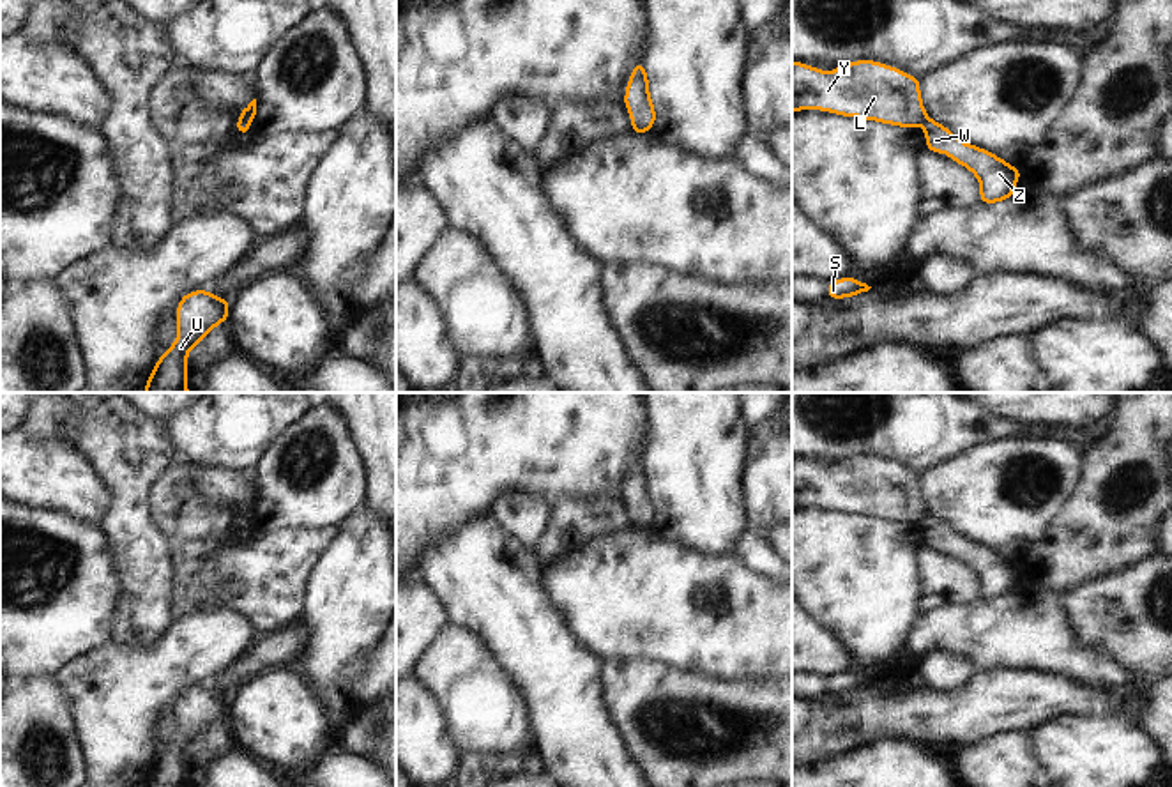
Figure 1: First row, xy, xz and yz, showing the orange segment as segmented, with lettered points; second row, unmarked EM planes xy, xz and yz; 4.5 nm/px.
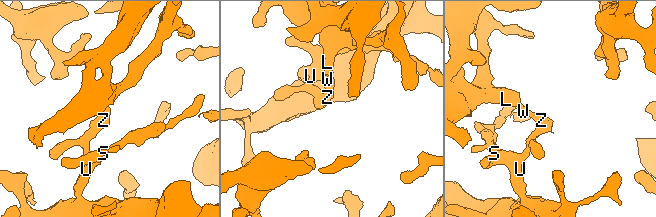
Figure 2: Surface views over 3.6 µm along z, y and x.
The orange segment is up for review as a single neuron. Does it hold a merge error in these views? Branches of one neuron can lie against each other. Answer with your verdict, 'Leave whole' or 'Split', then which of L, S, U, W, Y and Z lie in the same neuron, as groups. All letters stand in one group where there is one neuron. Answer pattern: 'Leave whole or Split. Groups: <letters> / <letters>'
Split. Groups: L Y / S U W Z

